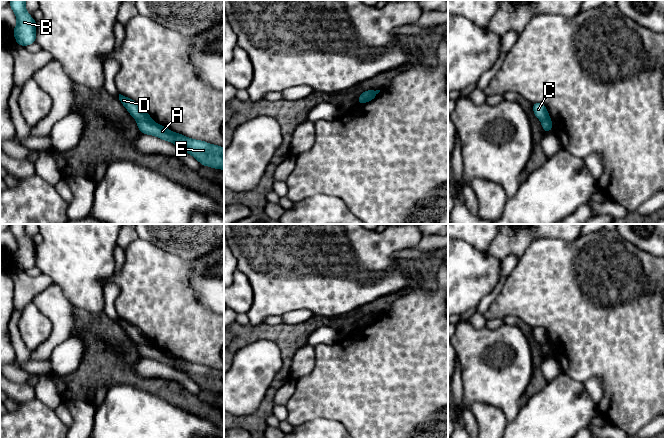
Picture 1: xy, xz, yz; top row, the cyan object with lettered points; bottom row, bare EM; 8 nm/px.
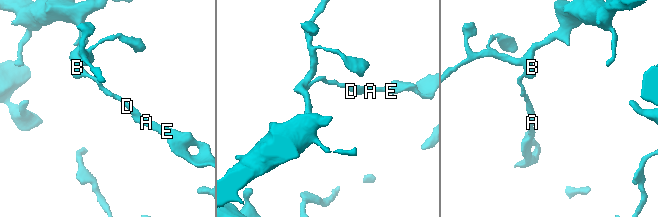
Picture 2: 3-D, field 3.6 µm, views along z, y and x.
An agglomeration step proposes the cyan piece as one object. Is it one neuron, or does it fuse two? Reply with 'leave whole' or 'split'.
split

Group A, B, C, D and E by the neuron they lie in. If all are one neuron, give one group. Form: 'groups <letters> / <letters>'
groups A E / B C D

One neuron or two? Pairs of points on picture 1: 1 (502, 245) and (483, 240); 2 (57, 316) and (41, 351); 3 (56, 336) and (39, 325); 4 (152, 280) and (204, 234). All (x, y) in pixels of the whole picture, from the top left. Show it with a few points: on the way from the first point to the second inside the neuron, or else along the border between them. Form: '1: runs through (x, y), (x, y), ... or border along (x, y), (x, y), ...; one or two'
1: border along (497, 234), (487, 250); two
2: runs through (57, 325), (57, 336), (50, 343); one
3: border along (42, 312), (51, 322), (51, 333), (34, 349); two
4: border along (157, 247), (173, 253), (187, 262); two

